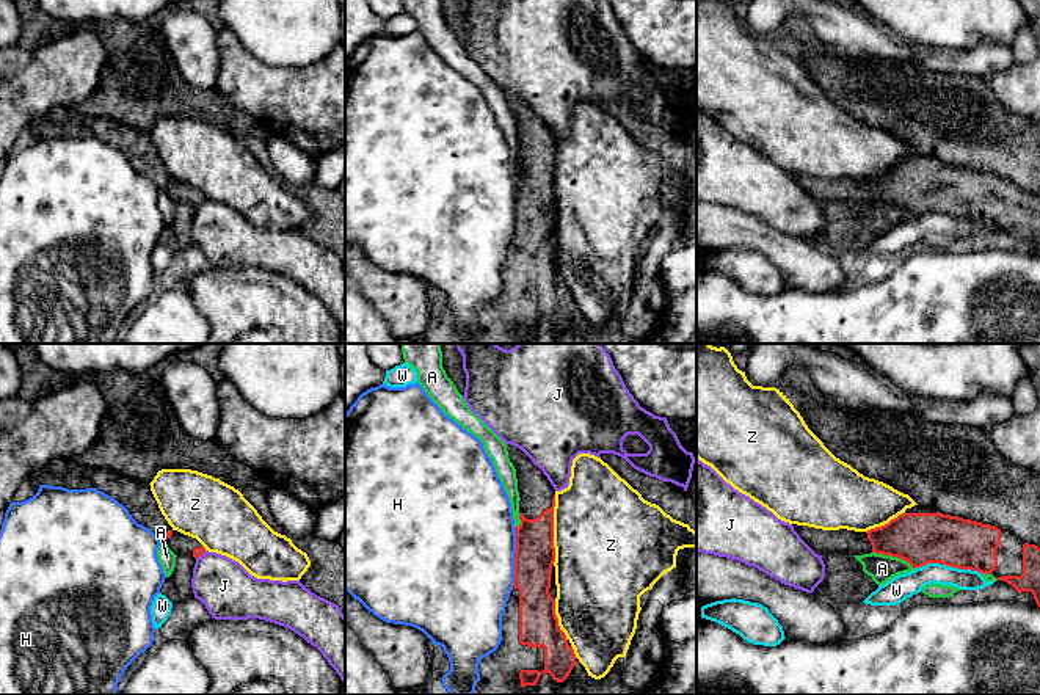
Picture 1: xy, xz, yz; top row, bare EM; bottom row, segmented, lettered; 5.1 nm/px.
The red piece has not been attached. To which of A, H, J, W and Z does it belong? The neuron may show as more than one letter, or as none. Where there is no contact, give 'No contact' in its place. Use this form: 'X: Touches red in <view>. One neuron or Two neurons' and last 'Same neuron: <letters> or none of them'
A: Touches red in yz. Two neurons
H: Touches red in xz. Two neurons
J: Touches red in xy. Two neurons
W: Touches red in yz. Two neurons
Z: Touches red in xz. Two neurons
Same neuron: none of them

